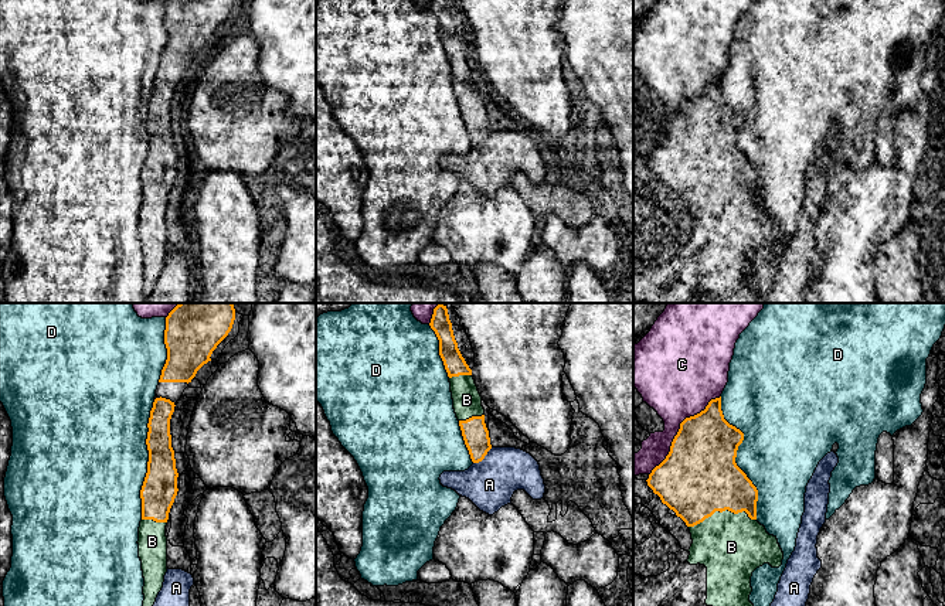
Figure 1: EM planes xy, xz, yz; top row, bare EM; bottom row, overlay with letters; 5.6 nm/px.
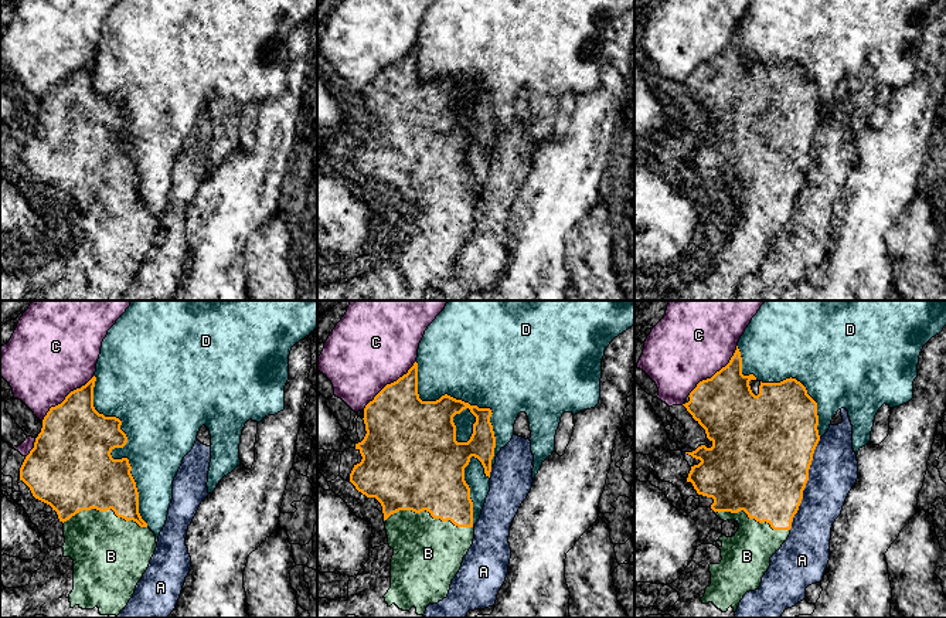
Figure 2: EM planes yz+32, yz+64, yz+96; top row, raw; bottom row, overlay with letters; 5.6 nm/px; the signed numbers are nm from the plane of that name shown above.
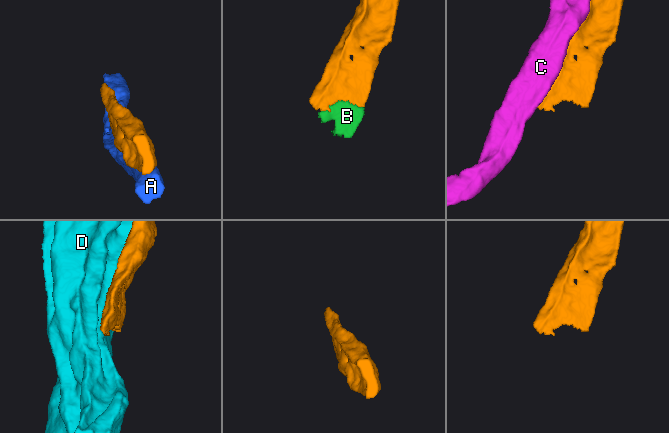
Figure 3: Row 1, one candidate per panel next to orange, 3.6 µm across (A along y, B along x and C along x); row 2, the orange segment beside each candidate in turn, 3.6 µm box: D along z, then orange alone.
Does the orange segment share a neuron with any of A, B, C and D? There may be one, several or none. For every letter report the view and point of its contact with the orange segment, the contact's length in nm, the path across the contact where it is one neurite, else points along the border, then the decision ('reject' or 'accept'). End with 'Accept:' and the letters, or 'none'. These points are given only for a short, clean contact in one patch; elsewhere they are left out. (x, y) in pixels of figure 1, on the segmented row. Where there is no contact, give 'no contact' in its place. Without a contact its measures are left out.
A: contact xz (483, 458); length 140 nm; reject
B: contact yz (721, 511); length 380 nm; accept
C: contact yz (679, 429); length 600 nm; reject
D: contact yz (736, 456); length 750 nm; reject
Accept: B

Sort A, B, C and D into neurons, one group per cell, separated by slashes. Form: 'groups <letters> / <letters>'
groups A / B / C / D

